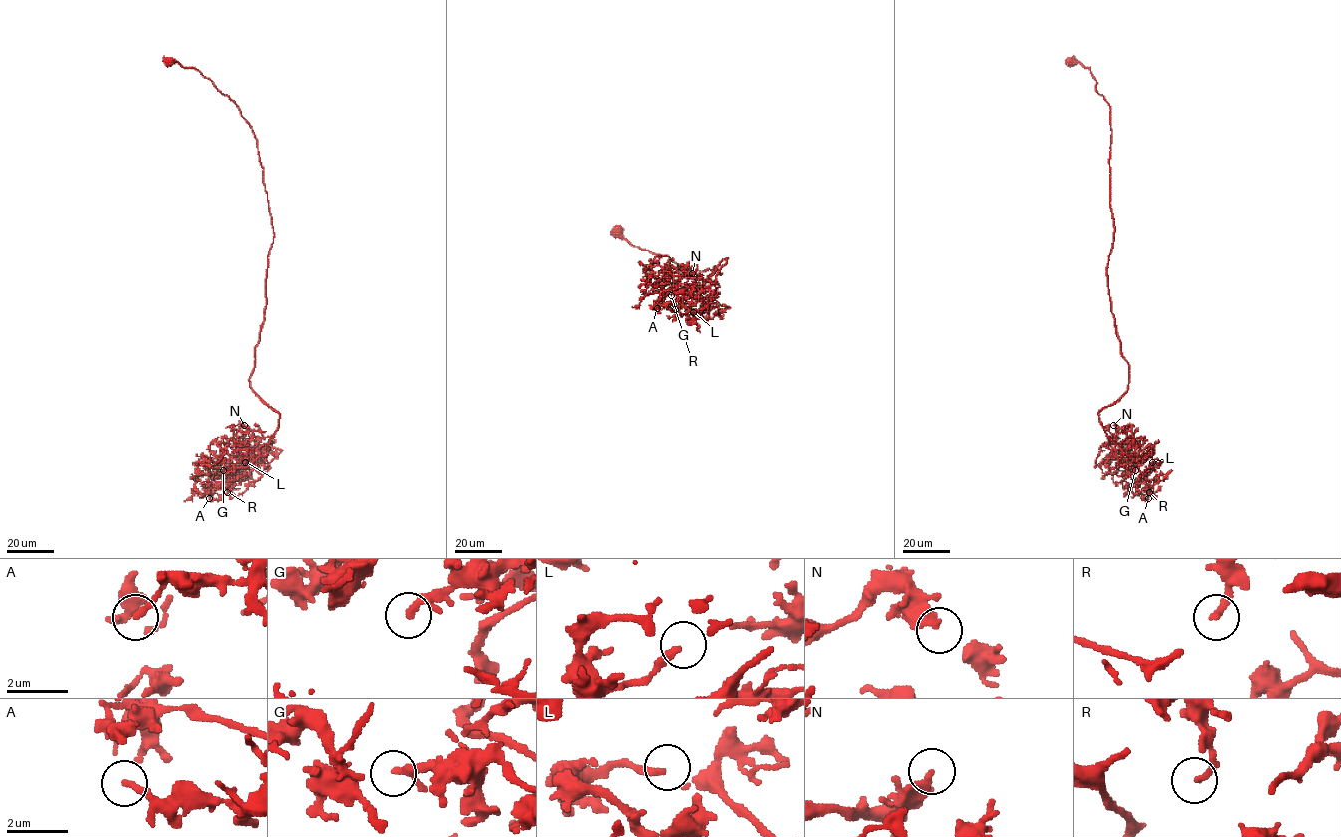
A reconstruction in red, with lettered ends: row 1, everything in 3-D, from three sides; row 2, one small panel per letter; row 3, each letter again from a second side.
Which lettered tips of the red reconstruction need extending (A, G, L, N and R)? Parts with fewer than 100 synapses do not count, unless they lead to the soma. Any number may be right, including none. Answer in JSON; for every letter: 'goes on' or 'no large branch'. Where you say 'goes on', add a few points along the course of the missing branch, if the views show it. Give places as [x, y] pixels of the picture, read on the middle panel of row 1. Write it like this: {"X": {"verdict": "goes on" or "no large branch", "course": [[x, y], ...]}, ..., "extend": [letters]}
{"A": {"verdict": "no large branch"}, "G": {"verdict": "no large branch"}, "L": {"verdict": "no large branch"}, "N": {"verdict": "no large branch"}, "R": {"verdict": "no large branch"}, "extend": []}

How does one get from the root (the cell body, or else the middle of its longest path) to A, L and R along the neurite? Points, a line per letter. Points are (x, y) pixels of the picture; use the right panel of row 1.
A: (1070, 62), (1090, 69), (1110, 108), (1115, 231), (1108, 290), (1128, 385), (1099, 420), (1148, 498)
L: (1070, 62), (1090, 69), (1110, 108), (1115, 231), (1108, 290), (1128, 385), (1099, 420), (1143, 474), (1152, 462)
R: (1070, 62), (1090, 69), (1110, 108), (1108, 290), (1128, 385), (1099, 420), (1119, 462), (1149, 492)

